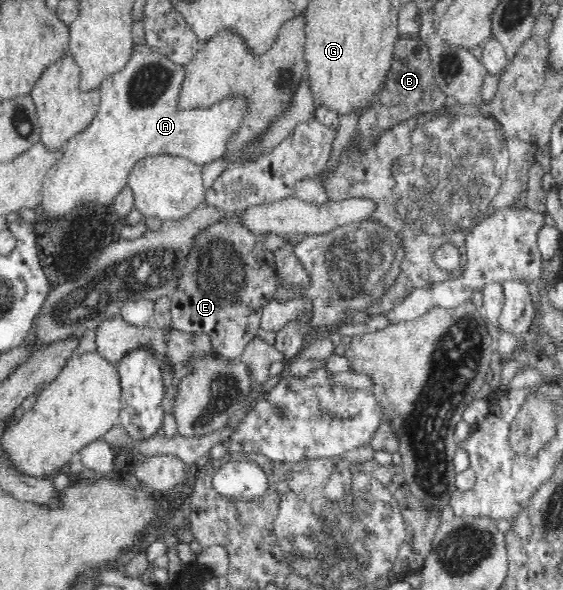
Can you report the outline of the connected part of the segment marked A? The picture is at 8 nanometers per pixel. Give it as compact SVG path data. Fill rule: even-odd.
M136 43L132 46L128 63L103 79L98 89L100 98L96 111L89 124L65 141L60 159L48 170L38 206L42 217L50 217L48 221L59 220L68 213L74 213L76 205L80 205L82 209L87 209L88 205L108 207L127 184L133 165L148 154L182 156L199 166L224 158L228 143L231 143L232 137L242 129L242 121L250 112L250 96L236 92L228 94L211 106L180 108L178 97L182 91L185 73L185 65L167 57L158 46L148 43Z

